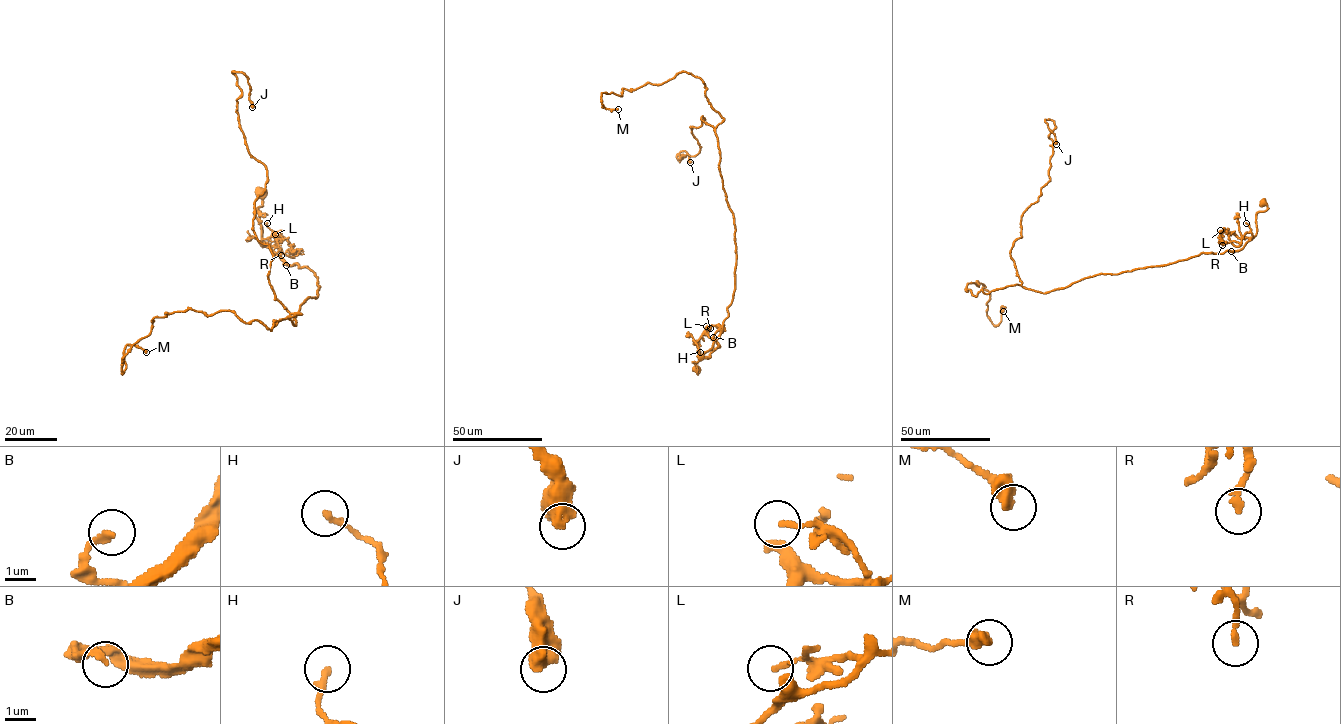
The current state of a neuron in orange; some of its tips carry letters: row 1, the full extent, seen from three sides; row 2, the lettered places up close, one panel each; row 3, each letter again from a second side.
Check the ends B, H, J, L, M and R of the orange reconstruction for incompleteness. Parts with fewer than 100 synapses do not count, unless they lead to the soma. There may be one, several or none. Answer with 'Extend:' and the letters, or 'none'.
Extend: none

